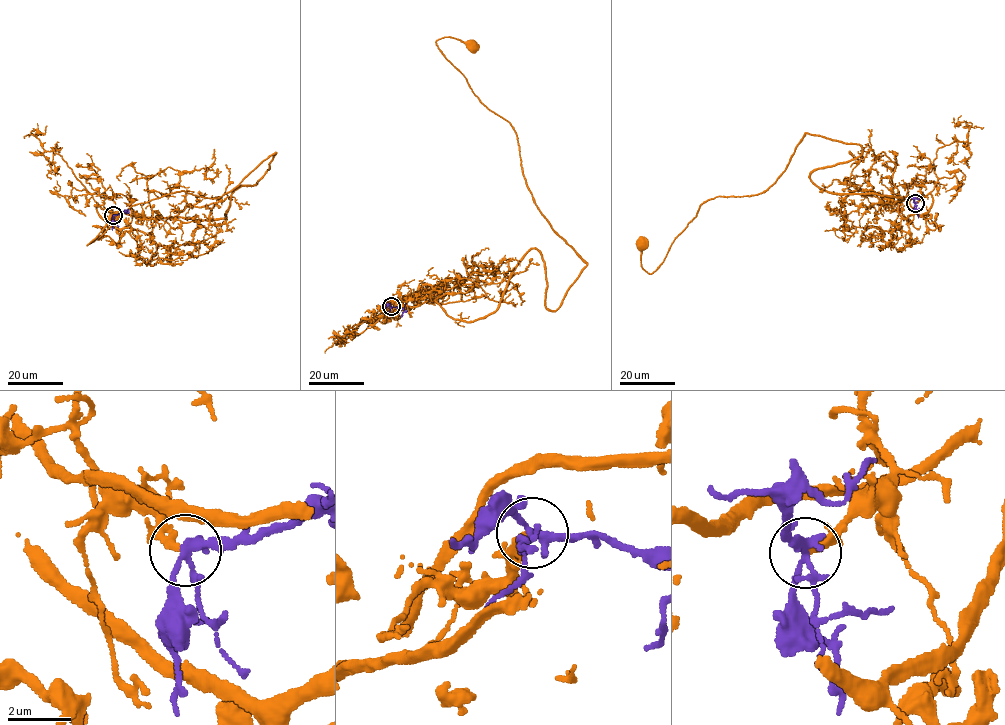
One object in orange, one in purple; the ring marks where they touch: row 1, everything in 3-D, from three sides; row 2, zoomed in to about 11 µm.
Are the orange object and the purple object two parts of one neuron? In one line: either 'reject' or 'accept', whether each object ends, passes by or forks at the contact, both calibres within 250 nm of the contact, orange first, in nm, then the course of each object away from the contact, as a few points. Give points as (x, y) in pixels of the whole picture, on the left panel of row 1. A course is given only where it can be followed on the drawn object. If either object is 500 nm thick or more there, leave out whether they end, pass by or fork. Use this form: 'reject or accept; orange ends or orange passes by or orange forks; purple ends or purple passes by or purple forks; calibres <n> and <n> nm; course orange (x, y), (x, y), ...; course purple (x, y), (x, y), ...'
accept; orange ends; purple forks; calibres 240 and 220 nm; course orange (112, 215), (120, 193), (147, 234), (153, 211), (226, 217), (275, 153), (87, 245), (114, 217); course purple (113, 215), (126, 213), (124, 209)

